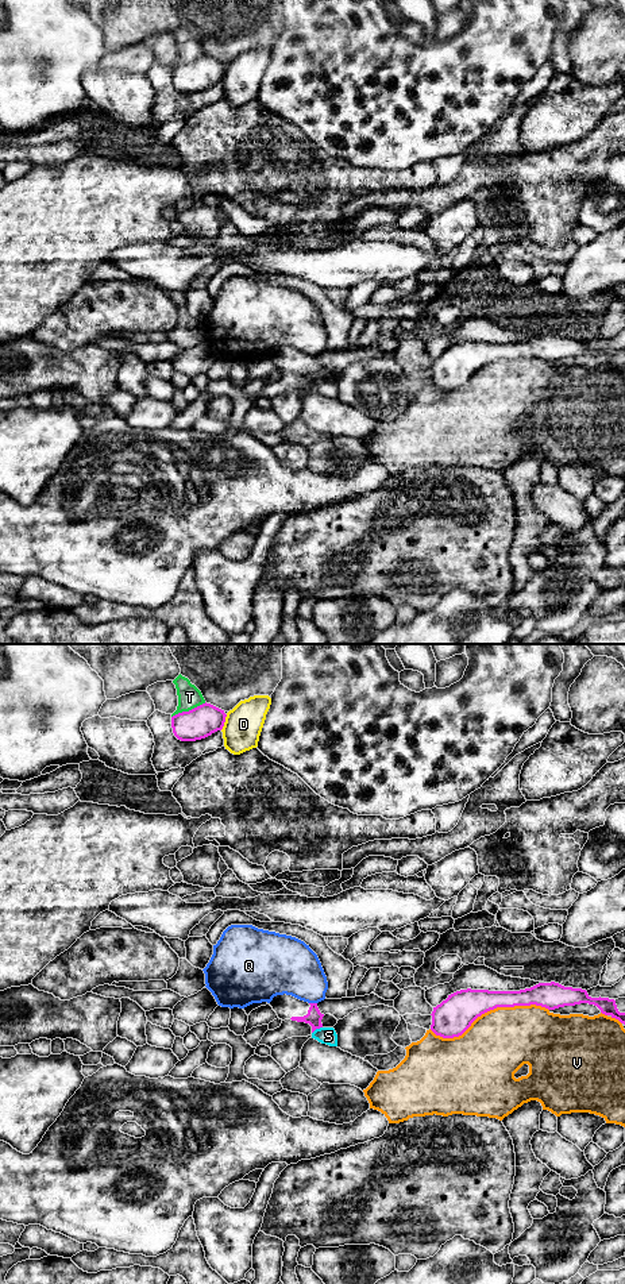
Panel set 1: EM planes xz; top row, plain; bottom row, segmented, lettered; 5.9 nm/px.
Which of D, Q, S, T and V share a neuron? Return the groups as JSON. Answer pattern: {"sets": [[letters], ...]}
{"sets": [["D"], ["Q"], ["S"], ["T"], ["V"]]}

